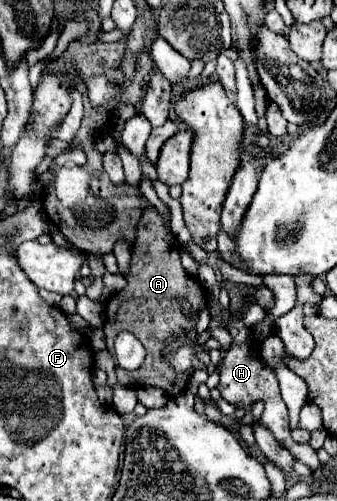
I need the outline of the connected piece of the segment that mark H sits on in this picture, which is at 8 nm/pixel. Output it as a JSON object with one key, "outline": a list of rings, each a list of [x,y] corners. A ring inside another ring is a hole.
{"outline":[[[225,280],[223,282],[223,288],[229,292],[229,298],[231,298],[231,304],[229,304],[229,322],[227,322],[227,330],[233,338],[231,342],[231,348],[225,350],[225,358],[221,360],[221,366],[219,366],[219,374],[221,374],[221,380],[219,380],[219,386],[217,390],[221,392],[221,398],[225,398],[227,402],[231,402],[233,406],[237,408],[243,408],[247,410],[249,406],[253,406],[255,402],[263,402],[265,404],[265,410],[259,418],[259,422],[275,436],[277,442],[281,442],[293,456],[295,460],[307,464],[311,470],[317,470],[321,466],[319,458],[317,458],[317,452],[311,448],[311,446],[305,446],[305,444],[297,444],[293,438],[291,438],[291,428],[289,428],[289,410],[285,406],[285,402],[281,400],[281,392],[279,392],[279,384],[277,384],[277,376],[275,372],[263,364],[261,358],[257,358],[257,348],[259,344],[253,342],[253,330],[249,326],[245,326],[243,322],[243,314],[245,314],[245,308],[249,304],[255,304],[255,288],[253,286],[247,286],[247,284],[235,284],[235,282],[229,282]]]}

